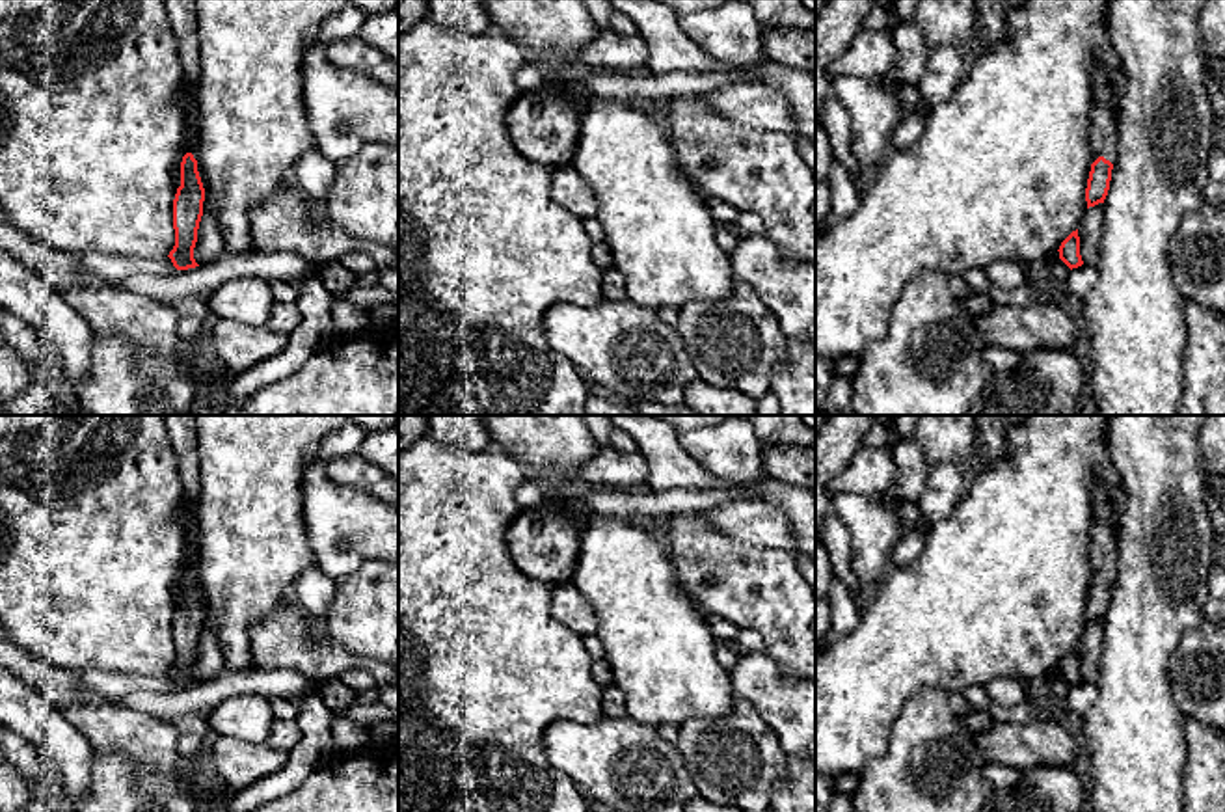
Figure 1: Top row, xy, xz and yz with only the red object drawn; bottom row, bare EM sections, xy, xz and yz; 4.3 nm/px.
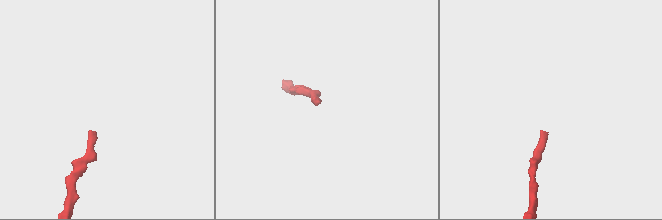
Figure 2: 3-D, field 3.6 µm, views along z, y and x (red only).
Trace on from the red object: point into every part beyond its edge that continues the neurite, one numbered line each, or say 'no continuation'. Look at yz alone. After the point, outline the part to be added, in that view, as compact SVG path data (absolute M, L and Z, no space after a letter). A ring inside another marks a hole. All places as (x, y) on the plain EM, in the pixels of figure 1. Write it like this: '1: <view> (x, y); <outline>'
1: yz (1103, 537); M1097 480L1091 486L1093 527L1091 527L1091 570L1093 579L1104 574L1111 581L1117 575L1117 535L1110 521L1110 490Z

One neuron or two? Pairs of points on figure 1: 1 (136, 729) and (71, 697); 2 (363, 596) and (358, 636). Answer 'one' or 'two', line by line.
1: one
2: one

